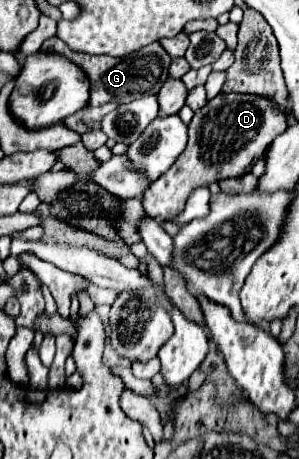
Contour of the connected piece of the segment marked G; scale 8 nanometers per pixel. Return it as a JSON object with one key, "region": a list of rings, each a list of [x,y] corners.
{"region":[[[53,36],[49,40],[43,42],[41,50],[51,50],[57,54],[63,54],[65,58],[69,58],[71,62],[75,62],[77,66],[83,68],[83,72],[89,76],[91,80],[91,106],[101,106],[107,102],[117,102],[117,104],[127,104],[135,98],[147,96],[147,94],[157,94],[161,90],[161,86],[165,84],[165,80],[169,78],[169,64],[171,64],[171,56],[163,50],[163,46],[159,42],[153,42],[149,46],[145,46],[143,50],[125,56],[125,58],[111,58],[111,56],[93,56],[93,54],[79,54],[73,52],[61,38]]]}

